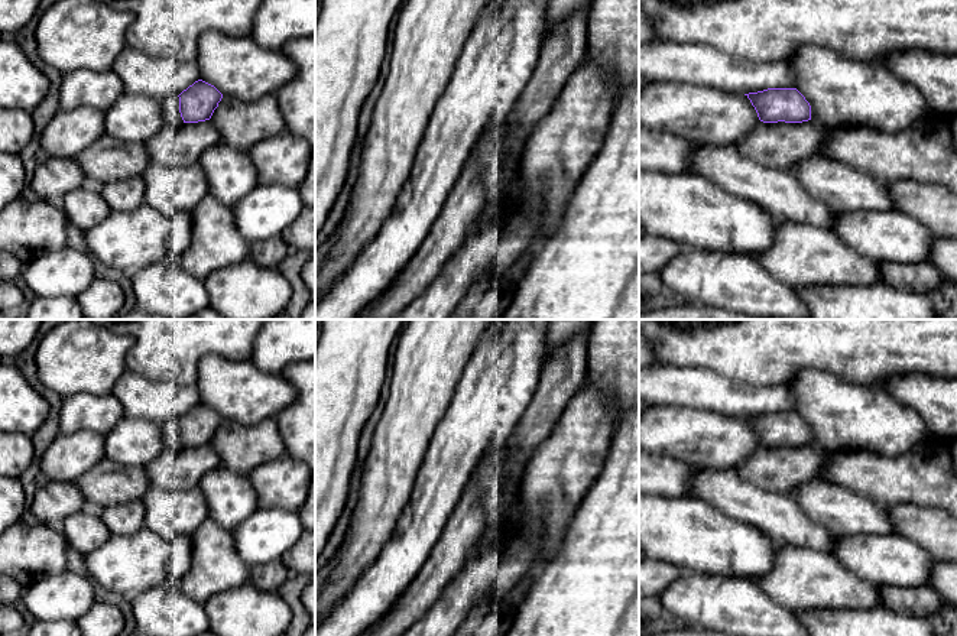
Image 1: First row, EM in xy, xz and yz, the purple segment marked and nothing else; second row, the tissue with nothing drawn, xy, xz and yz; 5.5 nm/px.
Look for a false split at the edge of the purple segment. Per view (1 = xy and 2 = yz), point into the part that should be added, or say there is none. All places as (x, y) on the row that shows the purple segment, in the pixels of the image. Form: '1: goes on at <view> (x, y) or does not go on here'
1: goes on at xy (171, 106)
2: does not go on here

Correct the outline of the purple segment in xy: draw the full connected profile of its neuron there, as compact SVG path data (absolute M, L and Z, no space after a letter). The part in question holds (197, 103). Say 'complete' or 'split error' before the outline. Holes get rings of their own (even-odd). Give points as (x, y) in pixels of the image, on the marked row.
split error | M198 80L179 95L169 95L162 103L166 126L210 120L223 94L211 84Z

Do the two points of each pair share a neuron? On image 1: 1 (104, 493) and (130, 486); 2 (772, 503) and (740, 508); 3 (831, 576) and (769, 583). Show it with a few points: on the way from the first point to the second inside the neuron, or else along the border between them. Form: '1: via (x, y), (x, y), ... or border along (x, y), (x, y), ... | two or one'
1: via (110, 487), (125, 486) | one
2: via (765, 506), (748, 506) | one
3: via (816, 580), (785, 583) | one

